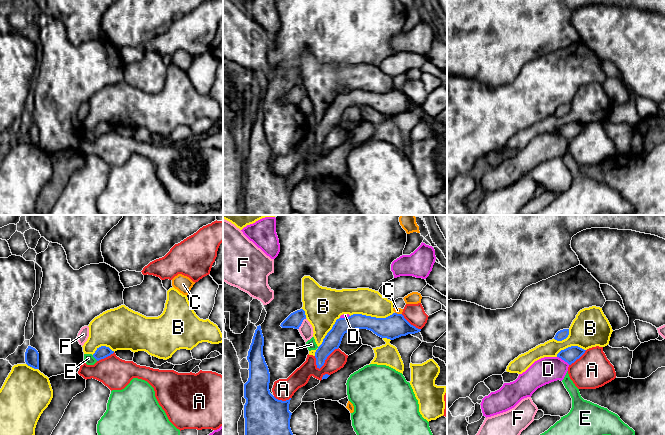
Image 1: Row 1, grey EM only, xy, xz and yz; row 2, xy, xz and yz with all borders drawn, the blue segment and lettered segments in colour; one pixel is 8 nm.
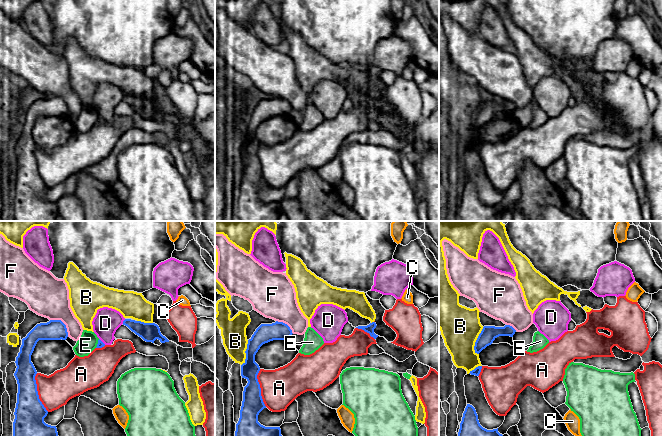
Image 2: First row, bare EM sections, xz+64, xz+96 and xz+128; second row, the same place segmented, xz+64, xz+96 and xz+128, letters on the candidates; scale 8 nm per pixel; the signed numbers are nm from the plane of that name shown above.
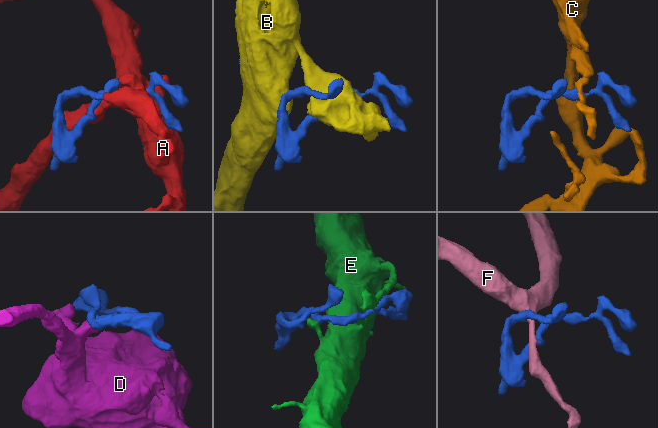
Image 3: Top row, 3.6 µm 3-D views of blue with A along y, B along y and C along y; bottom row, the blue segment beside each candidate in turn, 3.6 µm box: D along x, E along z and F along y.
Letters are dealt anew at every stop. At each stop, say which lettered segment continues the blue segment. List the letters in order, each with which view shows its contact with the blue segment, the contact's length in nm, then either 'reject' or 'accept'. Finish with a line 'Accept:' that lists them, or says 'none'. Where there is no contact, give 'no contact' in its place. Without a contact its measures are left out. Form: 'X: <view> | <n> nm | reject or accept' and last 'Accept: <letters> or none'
A: xz | 240 nm | reject
B: xz | 360 nm | reject
C: xz | 60 nm | reject
D: yz | 120 nm | reject
E: xy | 60 nm | reject
F: xz | 120 nm | reject
Accept: none

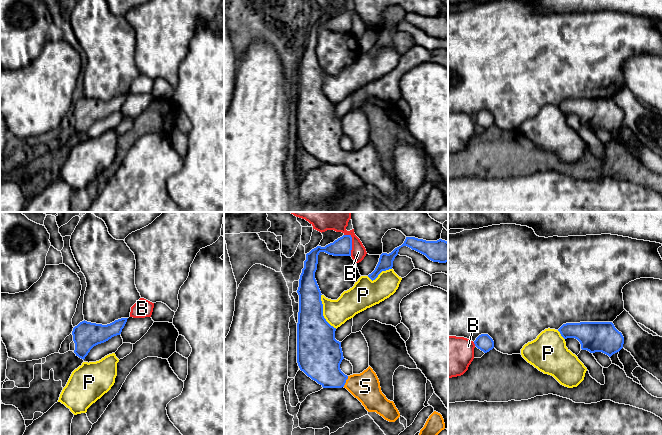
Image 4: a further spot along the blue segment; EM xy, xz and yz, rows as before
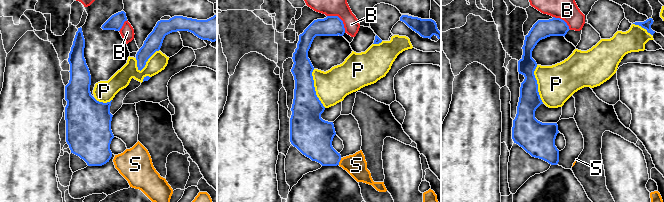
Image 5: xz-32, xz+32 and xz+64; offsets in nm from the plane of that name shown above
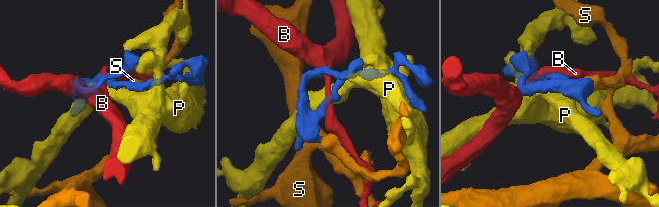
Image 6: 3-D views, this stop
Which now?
B: xz | 190 nm | reject
P: xz | 300 nm | reject
S: xz | 100 nm | accept
Accept: S

